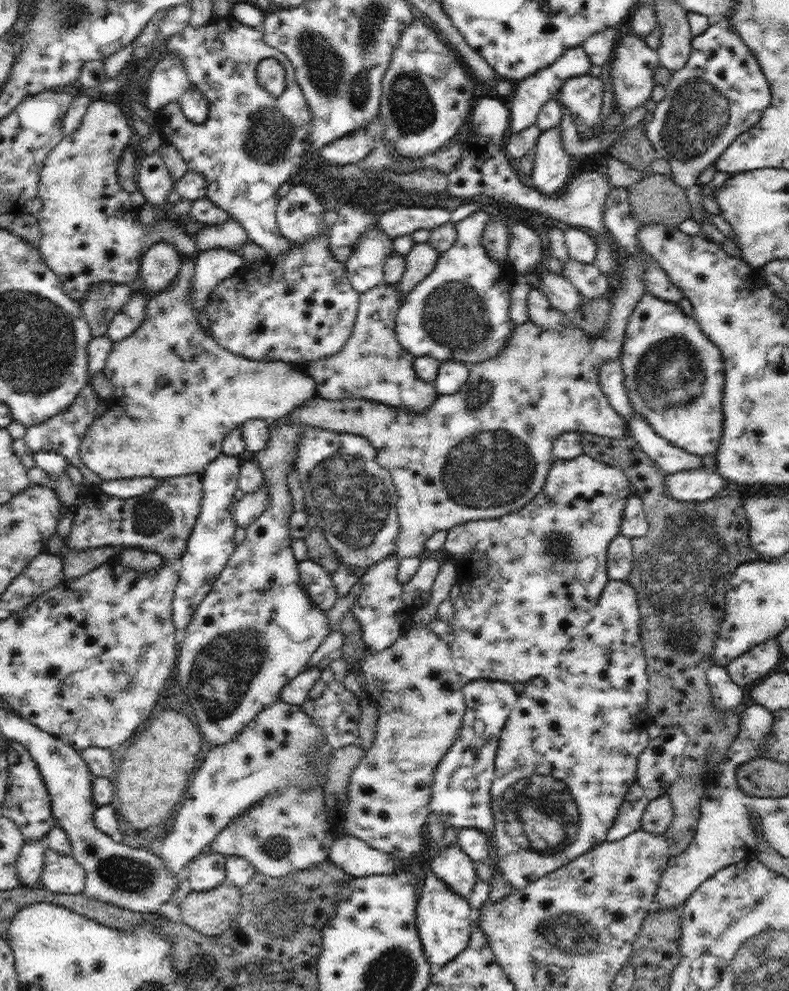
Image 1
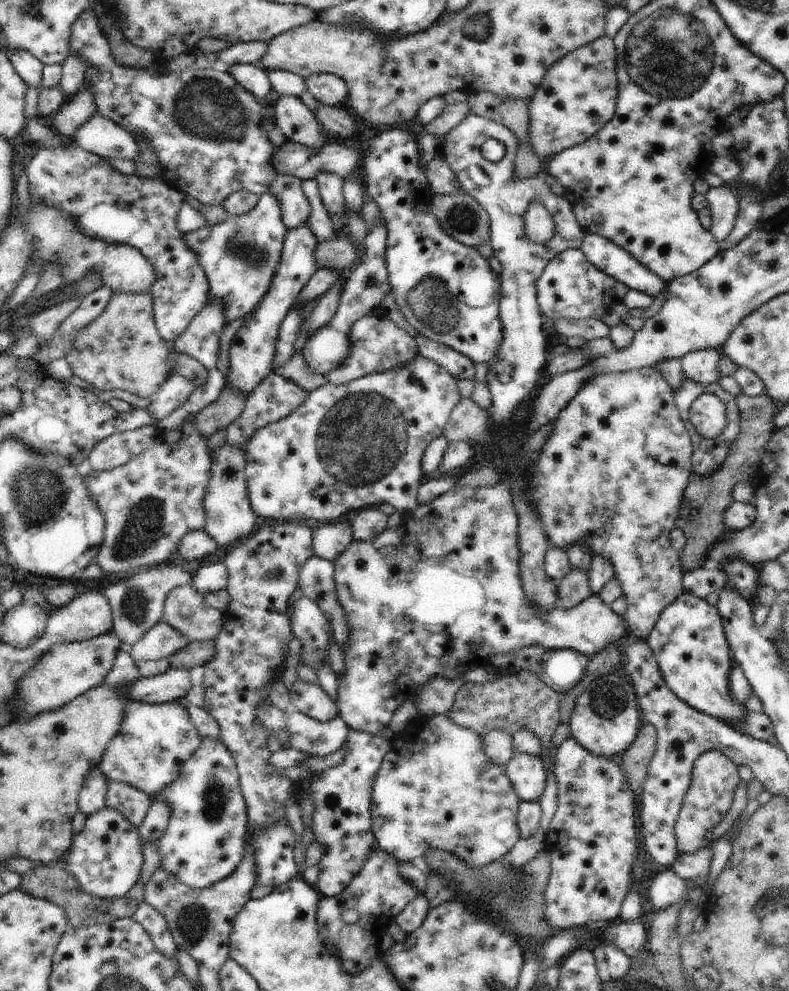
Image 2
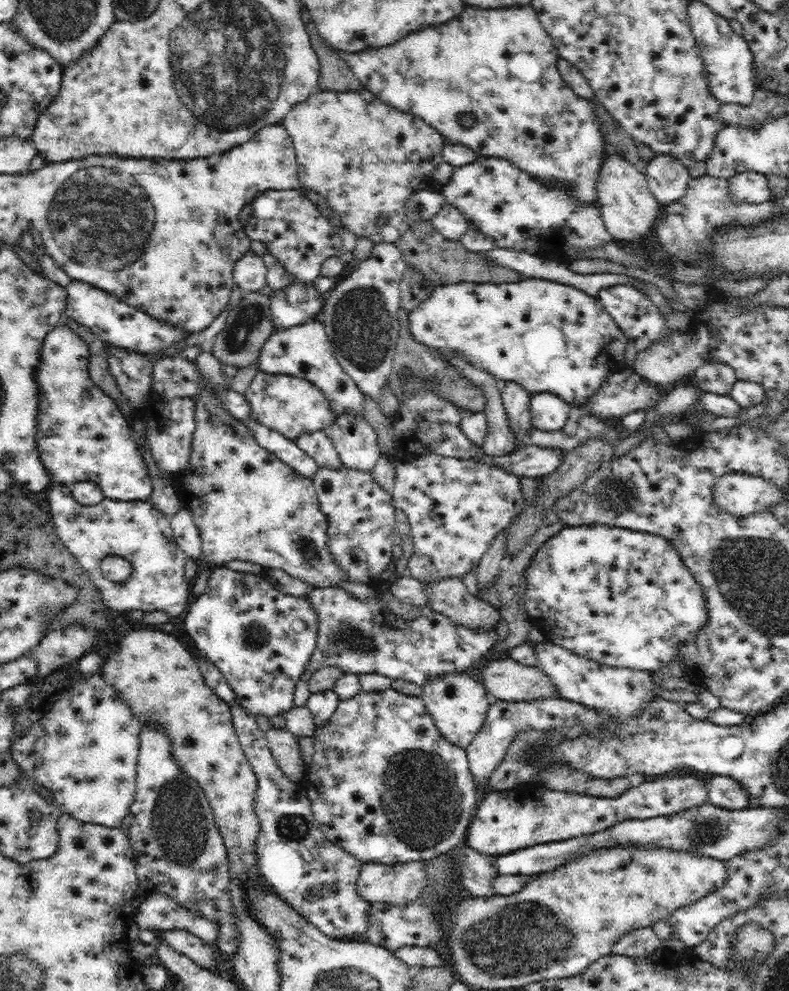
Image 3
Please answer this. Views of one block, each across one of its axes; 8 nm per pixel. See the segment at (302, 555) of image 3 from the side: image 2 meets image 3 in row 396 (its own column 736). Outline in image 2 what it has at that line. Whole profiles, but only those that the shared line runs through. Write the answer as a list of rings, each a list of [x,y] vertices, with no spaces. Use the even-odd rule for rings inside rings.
[[[710,187],[705,194],[711,212],[709,230],[719,244],[726,240],[735,225],[739,213],[739,196],[730,187]]]

